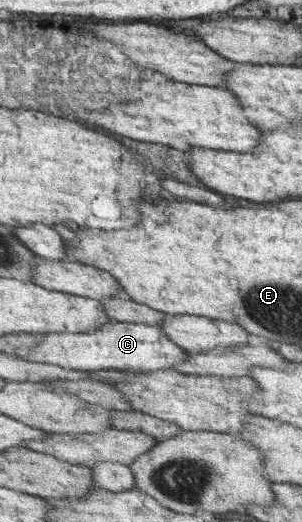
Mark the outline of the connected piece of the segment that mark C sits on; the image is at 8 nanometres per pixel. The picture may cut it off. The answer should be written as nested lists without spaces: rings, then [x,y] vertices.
[[[112,322],[96,332],[80,334],[48,333],[44,341],[32,351],[33,362],[57,365],[76,371],[96,370],[139,371],[172,369],[188,361],[190,352],[168,337],[162,327],[152,324]]]

